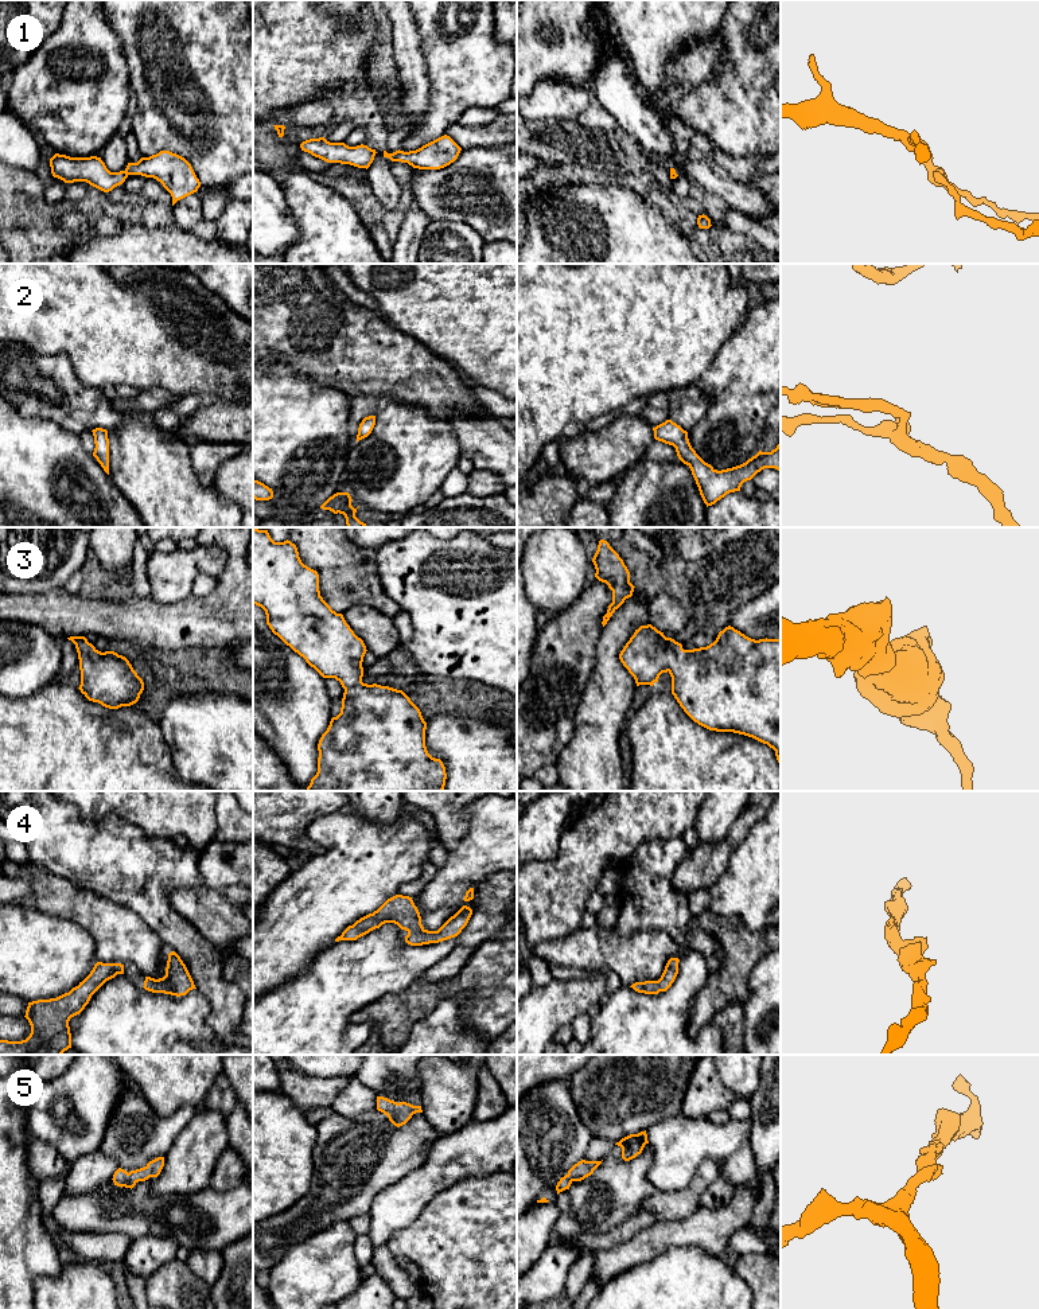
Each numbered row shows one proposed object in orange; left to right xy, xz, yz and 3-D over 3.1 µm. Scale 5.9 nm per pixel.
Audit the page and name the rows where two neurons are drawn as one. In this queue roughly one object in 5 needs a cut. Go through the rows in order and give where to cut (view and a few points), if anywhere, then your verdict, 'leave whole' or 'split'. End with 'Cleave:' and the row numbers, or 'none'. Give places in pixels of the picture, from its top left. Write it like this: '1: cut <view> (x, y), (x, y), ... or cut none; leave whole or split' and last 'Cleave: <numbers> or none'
1: cut none; leave whole
2: cut none; leave whole
3: cut none; leave whole
4: cut none; leave whole
5: cut none; leave whole
Cleave: none

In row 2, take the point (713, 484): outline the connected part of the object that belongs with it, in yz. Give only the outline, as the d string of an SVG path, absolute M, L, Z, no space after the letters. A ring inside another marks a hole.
M672 420L657 425L653 431L654 439L673 445L678 459L690 468L707 507L729 492L740 491L744 482L751 480L764 468L781 471L781 443L771 452L759 451L740 465L717 471L696 453L689 443L688 432Z

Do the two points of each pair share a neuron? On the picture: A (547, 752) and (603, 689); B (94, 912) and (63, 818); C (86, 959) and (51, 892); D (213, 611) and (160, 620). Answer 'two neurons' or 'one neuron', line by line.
A: two neurons
B: two neurons
C: two neurons
D: one neuron

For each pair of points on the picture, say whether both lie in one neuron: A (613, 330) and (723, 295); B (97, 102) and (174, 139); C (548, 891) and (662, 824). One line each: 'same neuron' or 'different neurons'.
A: same neuron
B: different neurons
C: same neuron

